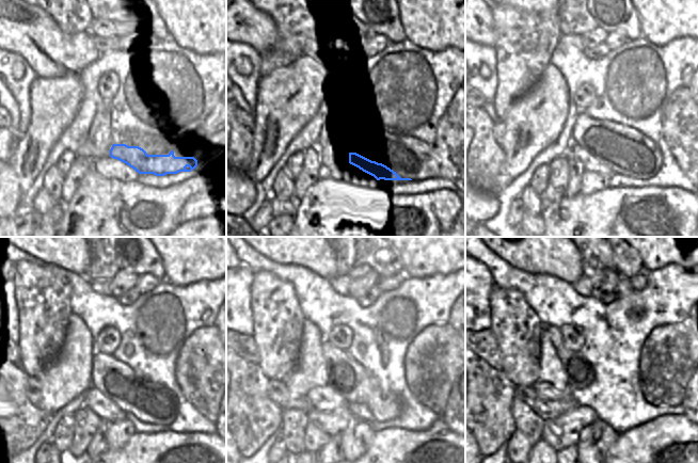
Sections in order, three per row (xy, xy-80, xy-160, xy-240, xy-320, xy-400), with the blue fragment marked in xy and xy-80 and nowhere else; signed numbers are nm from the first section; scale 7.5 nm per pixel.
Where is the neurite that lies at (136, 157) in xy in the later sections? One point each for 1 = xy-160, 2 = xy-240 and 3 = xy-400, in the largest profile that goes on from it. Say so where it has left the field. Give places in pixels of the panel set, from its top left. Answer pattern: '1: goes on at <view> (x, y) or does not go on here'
1: goes on at xy-160 (590, 163)
2: goes on at xy-240 (102, 406)
3: goes on at xy-400 (545, 390)

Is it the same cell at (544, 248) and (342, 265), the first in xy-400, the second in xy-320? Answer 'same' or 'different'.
different

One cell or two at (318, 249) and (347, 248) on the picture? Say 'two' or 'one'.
two

